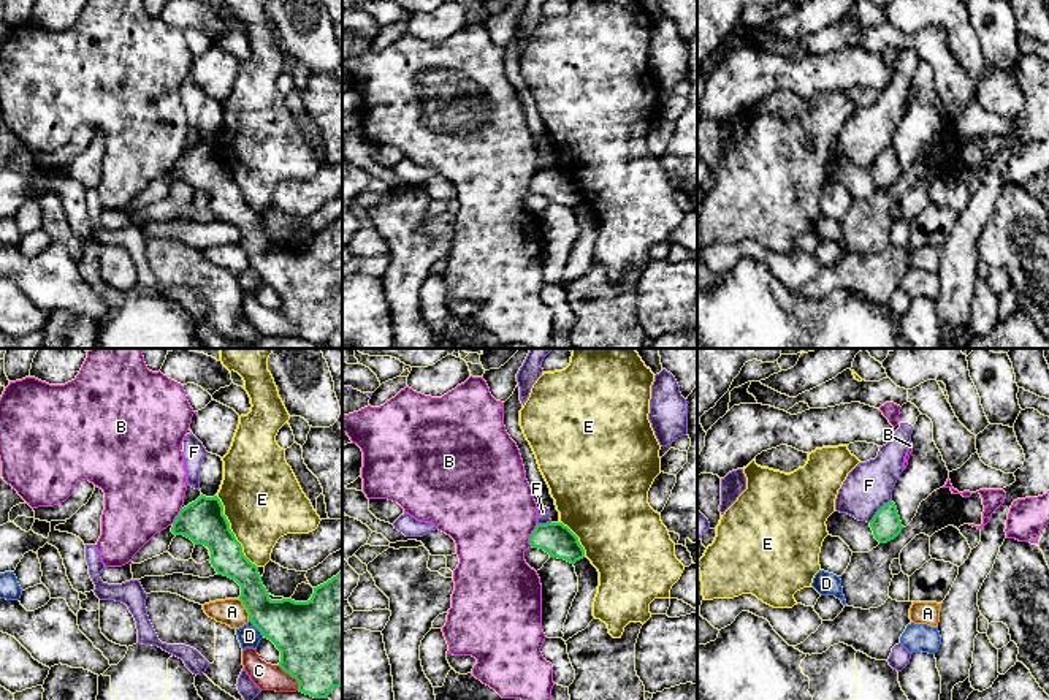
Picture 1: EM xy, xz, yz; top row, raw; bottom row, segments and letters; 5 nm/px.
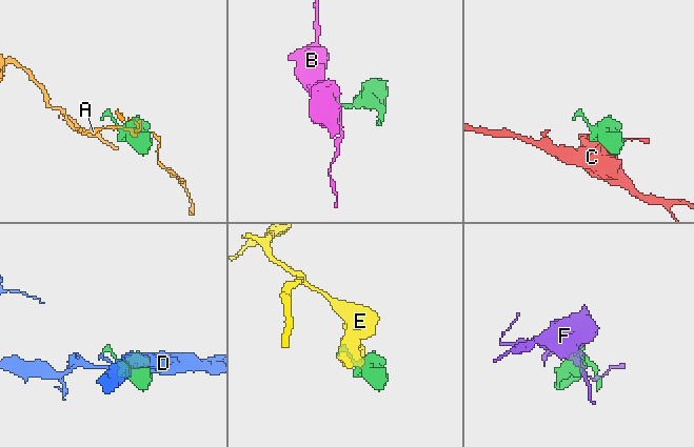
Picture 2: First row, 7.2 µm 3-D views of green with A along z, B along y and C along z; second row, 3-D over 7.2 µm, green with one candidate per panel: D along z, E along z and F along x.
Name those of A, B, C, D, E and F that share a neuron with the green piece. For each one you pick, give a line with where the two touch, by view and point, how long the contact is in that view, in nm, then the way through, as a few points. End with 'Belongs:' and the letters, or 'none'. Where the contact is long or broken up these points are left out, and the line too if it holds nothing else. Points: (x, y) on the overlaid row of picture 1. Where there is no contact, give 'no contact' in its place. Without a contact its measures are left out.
Belongs: none

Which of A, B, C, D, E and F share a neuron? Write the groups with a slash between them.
A / B / C / D / E / F

